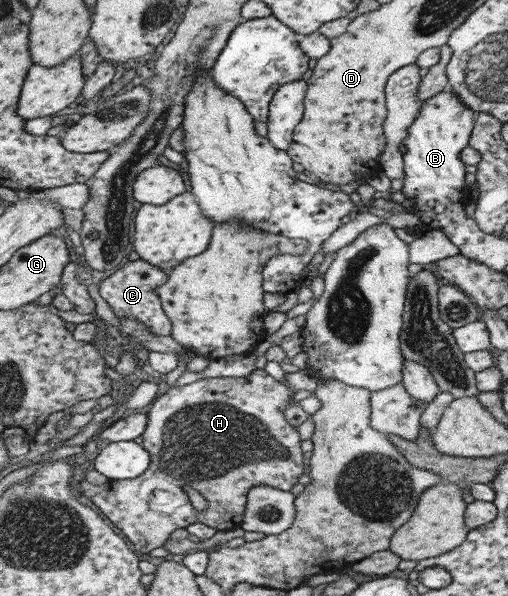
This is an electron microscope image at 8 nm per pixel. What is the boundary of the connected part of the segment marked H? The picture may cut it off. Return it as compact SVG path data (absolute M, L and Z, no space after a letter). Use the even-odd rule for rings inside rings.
M263 369L243 378L207 378L170 388L148 406L145 414L147 420L141 434L141 446L149 453L149 466L132 479L108 480L103 485L79 481L77 490L81 496L91 500L91 504L95 504L142 554L162 546L176 528L185 528L194 522L202 522L216 531L239 528L246 494L252 486L264 484L288 491L297 484L297 478L304 471L300 449L302 441L296 428L285 420L284 412L291 404L291 392ZM186 487L197 491L207 501L207 506L201 511L191 507Z

